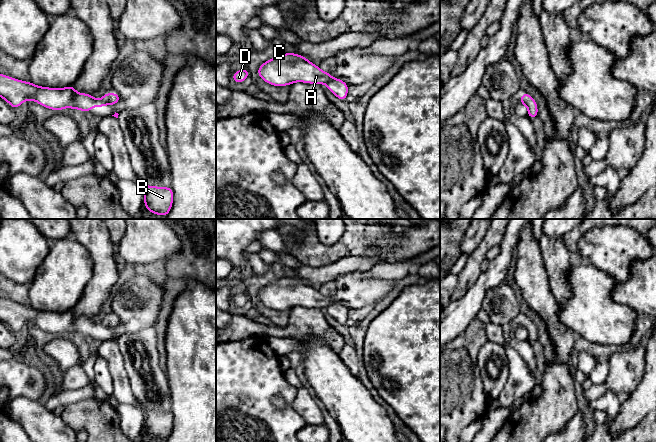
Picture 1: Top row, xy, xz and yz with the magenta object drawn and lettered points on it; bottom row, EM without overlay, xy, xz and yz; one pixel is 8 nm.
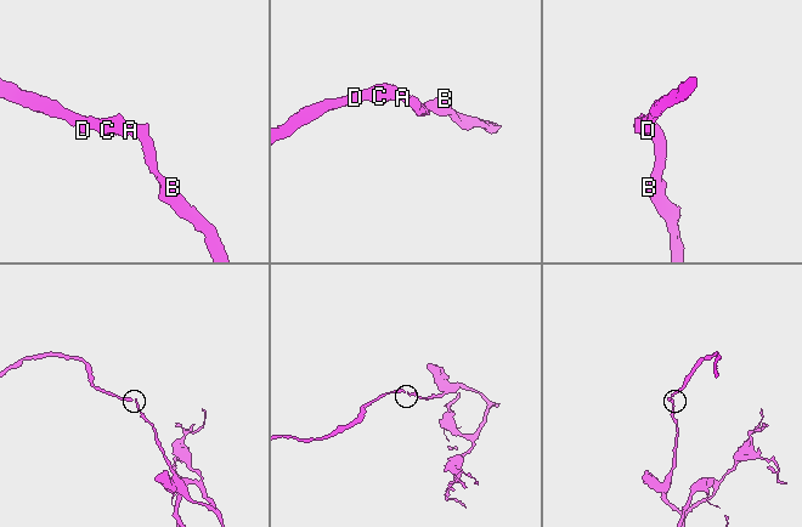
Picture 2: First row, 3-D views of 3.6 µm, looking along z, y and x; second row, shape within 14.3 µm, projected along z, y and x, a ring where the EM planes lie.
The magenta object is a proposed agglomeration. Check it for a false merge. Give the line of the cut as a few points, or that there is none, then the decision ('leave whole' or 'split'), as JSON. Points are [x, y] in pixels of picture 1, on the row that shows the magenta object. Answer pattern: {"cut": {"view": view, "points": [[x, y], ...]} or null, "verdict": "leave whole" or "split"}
{"cut": {"view": "xy", "points": [[101, 99], [106, 104]]}, "verdict": "split"}

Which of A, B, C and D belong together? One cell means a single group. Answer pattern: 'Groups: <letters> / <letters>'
Groups: A C D / B

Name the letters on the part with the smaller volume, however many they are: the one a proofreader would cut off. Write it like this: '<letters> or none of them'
A, C, D

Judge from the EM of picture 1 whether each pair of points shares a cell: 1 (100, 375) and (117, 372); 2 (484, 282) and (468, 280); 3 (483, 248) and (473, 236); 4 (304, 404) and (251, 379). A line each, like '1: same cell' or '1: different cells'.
1: different cells
2: different cells
3: different cells
4: different cells

